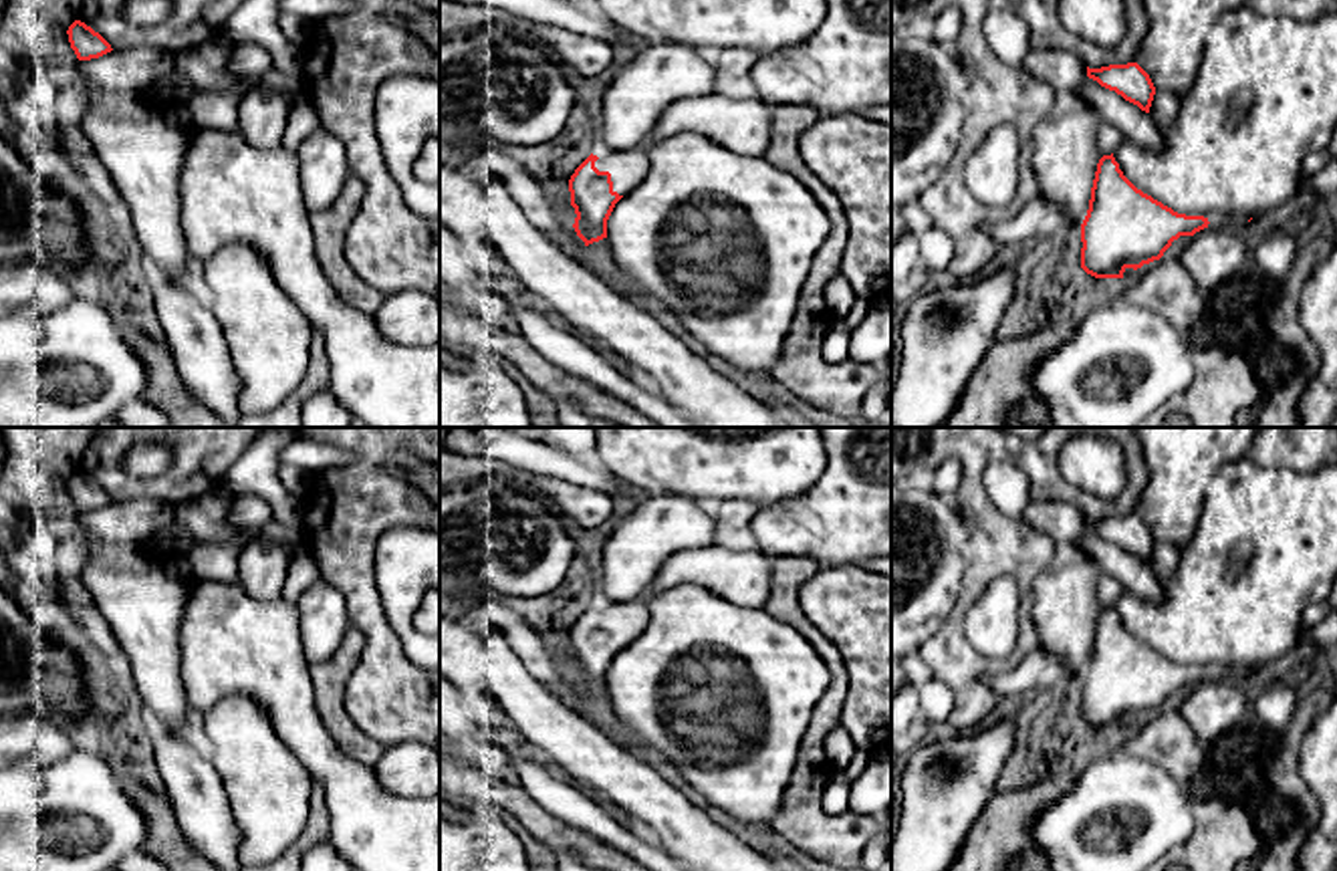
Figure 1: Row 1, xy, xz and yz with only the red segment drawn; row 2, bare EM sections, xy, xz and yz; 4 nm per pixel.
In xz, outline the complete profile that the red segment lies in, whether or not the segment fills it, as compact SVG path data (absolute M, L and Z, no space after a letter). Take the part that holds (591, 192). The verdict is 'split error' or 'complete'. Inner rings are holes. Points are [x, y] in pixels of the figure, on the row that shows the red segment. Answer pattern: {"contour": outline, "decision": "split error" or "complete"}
{"contour": "M597 139L591 155L569 179L575 232L585 246L607 238L607 220L615 204L629 196L649 173L645 147L615 151Z", "decision": "split error"}

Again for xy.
{"contour": "M75 20L69 30L69 42L79 60L99 58L111 52L111 44L81 20Z", "decision": "complete"}

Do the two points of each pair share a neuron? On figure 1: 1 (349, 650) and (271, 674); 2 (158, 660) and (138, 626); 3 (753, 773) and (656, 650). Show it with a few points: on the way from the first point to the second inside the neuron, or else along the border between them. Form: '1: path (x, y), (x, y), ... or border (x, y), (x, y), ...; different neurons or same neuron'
1: border (307, 666), (313, 706), (319, 712); different neurons
2: path (152, 652), (146, 634); same neuron
3: path (771, 720), (753, 660), (708, 642); same neuron

